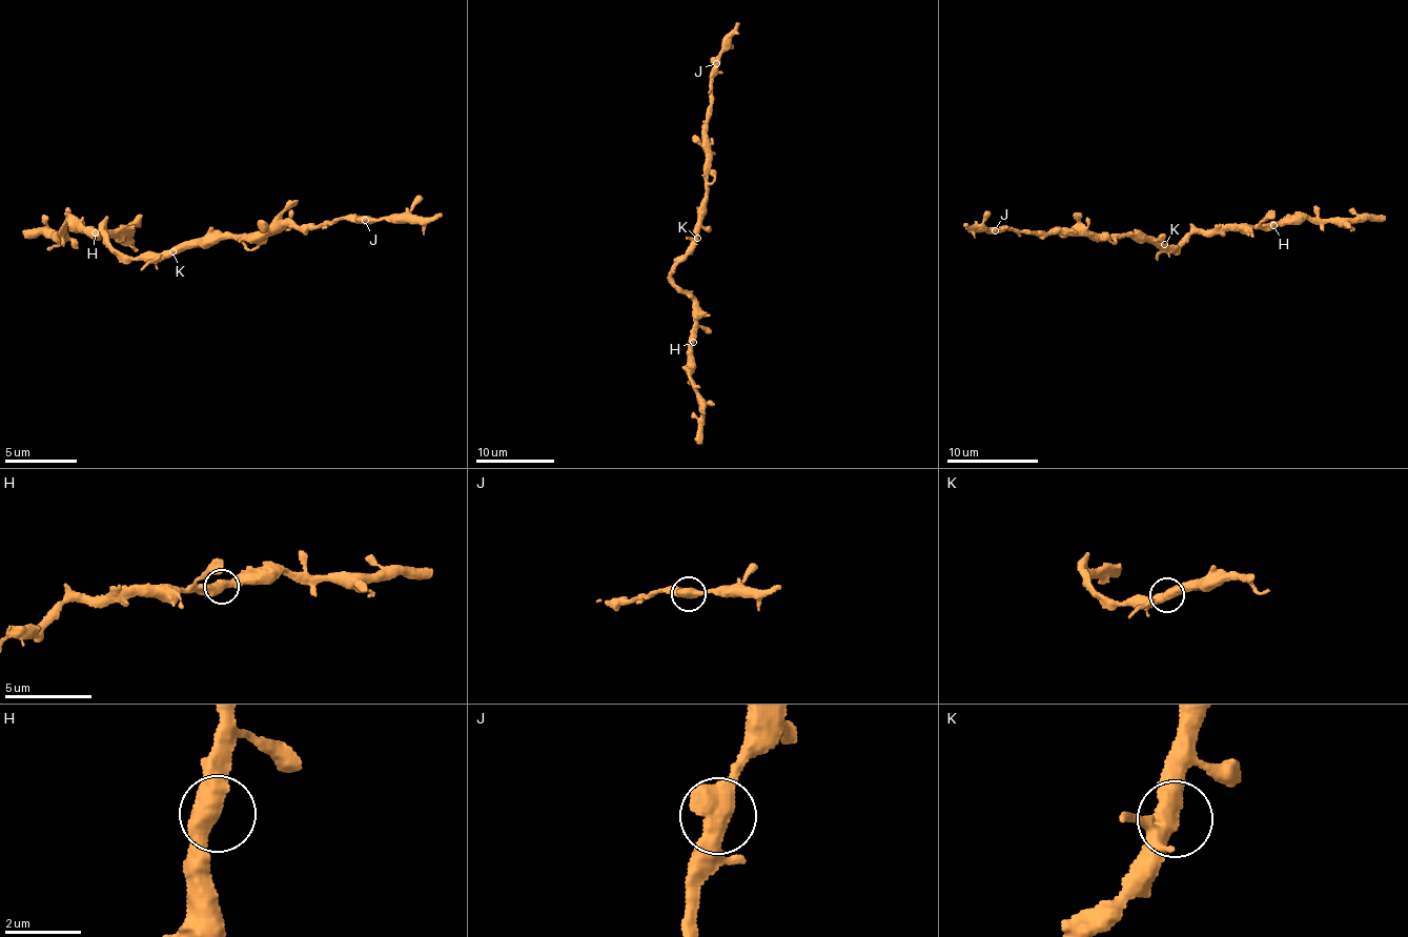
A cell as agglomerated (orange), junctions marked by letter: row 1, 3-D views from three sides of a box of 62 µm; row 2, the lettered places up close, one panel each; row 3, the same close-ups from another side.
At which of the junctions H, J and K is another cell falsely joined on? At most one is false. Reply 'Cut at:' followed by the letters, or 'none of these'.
Cut at: none of these

